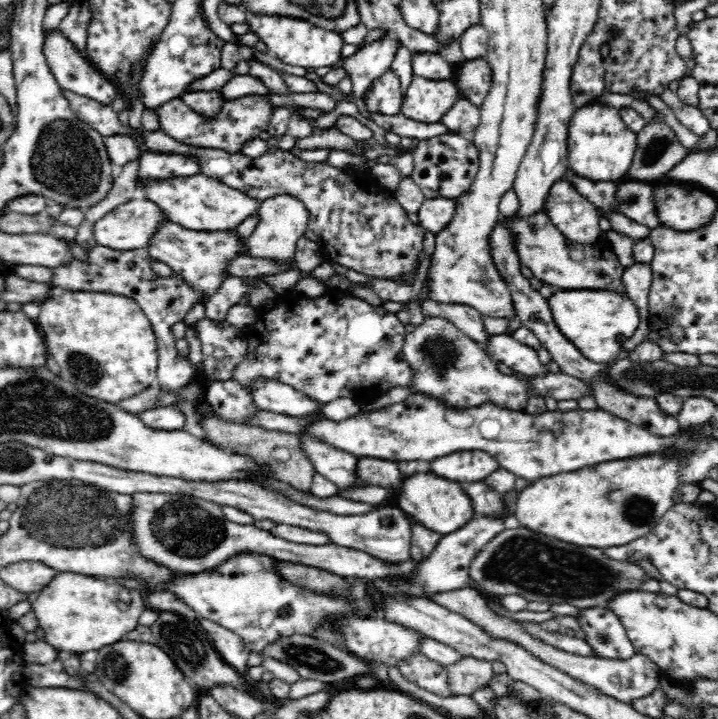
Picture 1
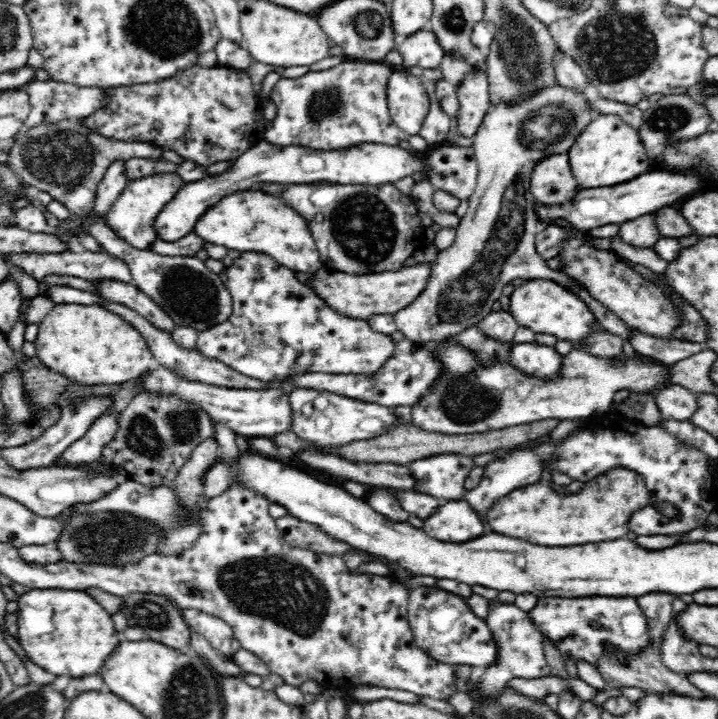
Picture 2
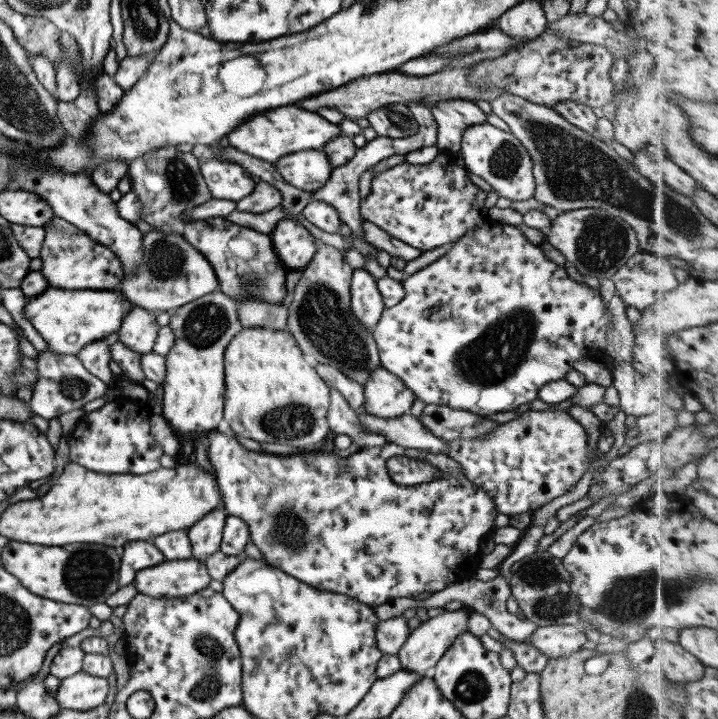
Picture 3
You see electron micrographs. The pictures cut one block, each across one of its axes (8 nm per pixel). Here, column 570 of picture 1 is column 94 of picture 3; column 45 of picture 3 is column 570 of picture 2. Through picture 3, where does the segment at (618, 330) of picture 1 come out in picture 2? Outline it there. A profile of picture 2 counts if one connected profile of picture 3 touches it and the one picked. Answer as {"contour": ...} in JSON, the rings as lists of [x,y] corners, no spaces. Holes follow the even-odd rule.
{"contour":[[[534,279],[516,283],[511,295],[511,313],[522,326],[531,328],[540,334],[552,334],[558,341],[566,341],[573,349],[580,350],[582,342],[592,332],[605,330],[600,321],[596,320],[594,311],[586,305],[586,301],[576,294],[576,291],[548,279]]]}

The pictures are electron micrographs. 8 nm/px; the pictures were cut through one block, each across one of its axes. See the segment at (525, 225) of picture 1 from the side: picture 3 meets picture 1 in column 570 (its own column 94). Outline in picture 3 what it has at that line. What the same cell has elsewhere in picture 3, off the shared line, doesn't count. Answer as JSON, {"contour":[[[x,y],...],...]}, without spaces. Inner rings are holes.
{"contour":[[[53,217],[47,224],[42,226],[44,230],[44,239],[41,243],[41,252],[39,260],[41,267],[38,270],[47,281],[48,286],[53,288],[62,288],[63,290],[117,290],[119,283],[124,277],[119,259],[107,249],[107,246],[97,244],[91,240],[84,232],[75,228],[69,222]]]}

